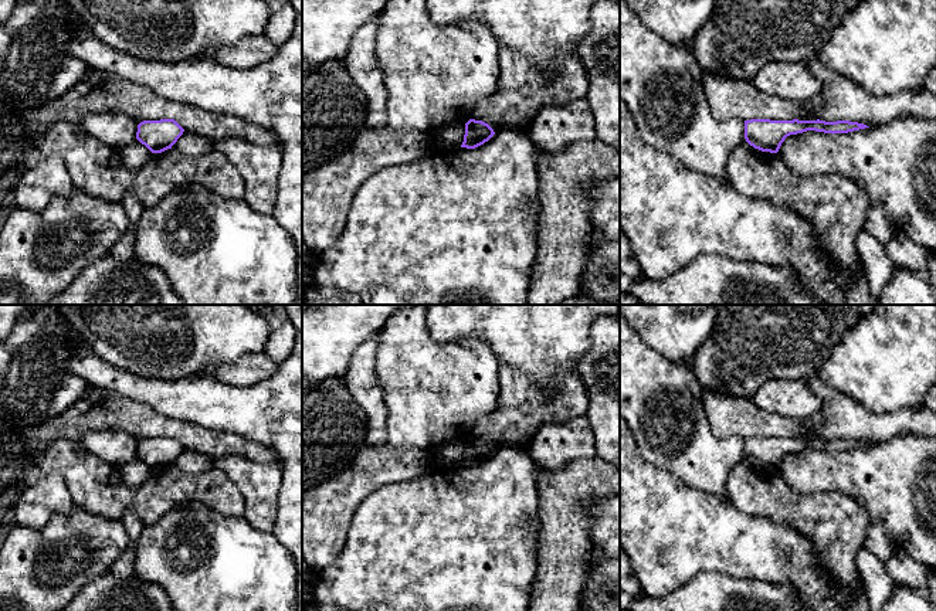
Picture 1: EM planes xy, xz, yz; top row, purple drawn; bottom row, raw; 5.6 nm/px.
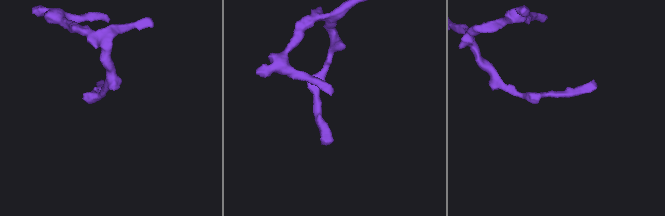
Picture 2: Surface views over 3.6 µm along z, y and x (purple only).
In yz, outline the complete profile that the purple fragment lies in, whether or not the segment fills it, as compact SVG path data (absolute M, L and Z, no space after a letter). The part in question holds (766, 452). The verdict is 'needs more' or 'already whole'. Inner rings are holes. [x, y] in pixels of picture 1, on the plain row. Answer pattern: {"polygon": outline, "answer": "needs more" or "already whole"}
{"polygon": "M750 437L745 438L746 459L762 469L777 471L784 456L790 452L803 451L807 448L824 451L848 451L869 445L864 441L849 438L770 438L770 437Z", "answer": "already whole"}

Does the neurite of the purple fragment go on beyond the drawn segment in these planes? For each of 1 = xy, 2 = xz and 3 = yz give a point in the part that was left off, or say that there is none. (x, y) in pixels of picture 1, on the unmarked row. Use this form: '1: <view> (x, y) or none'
1: none
2: none
3: none

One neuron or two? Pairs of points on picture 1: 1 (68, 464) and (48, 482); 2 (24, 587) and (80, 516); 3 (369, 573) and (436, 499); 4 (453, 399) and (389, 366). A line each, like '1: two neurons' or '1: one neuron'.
1: two neurons
2: one neuron
3: one neuron
4: one neuron

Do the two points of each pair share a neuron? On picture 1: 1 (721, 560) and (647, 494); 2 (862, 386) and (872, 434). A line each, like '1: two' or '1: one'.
1: one
2: two

